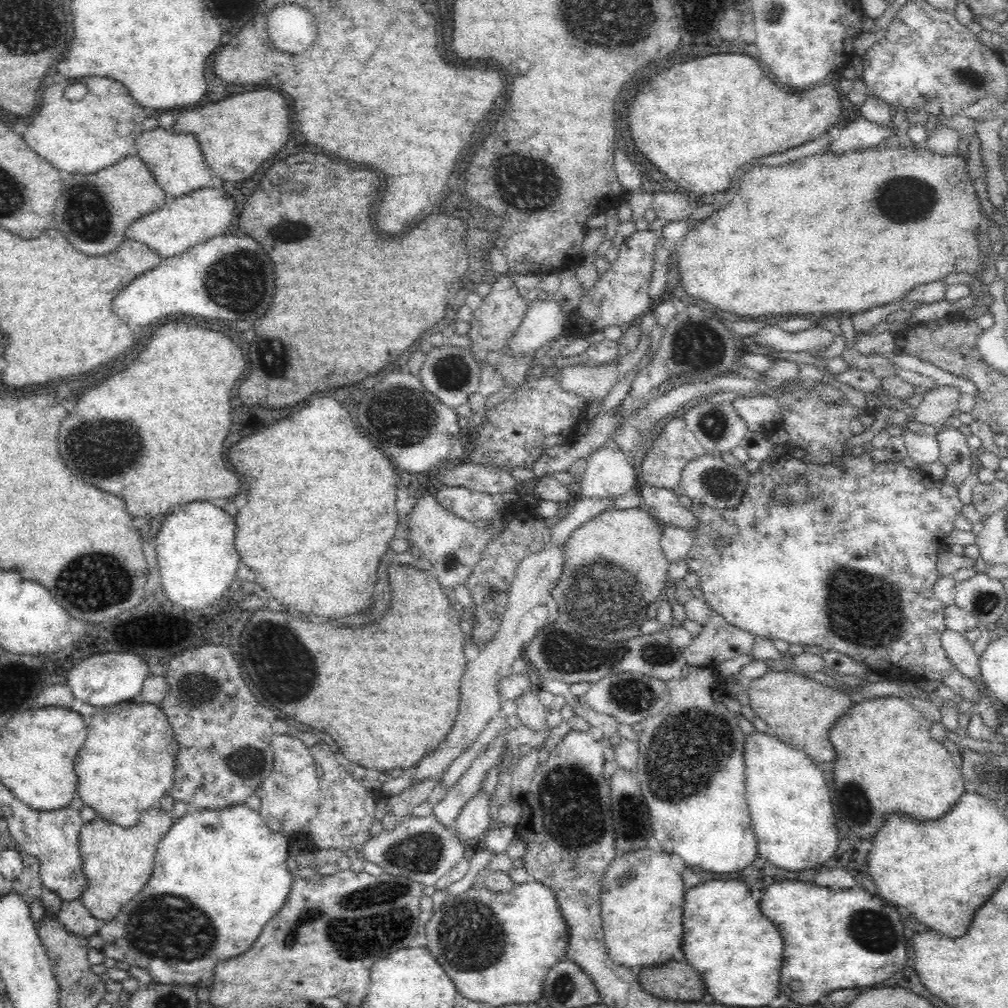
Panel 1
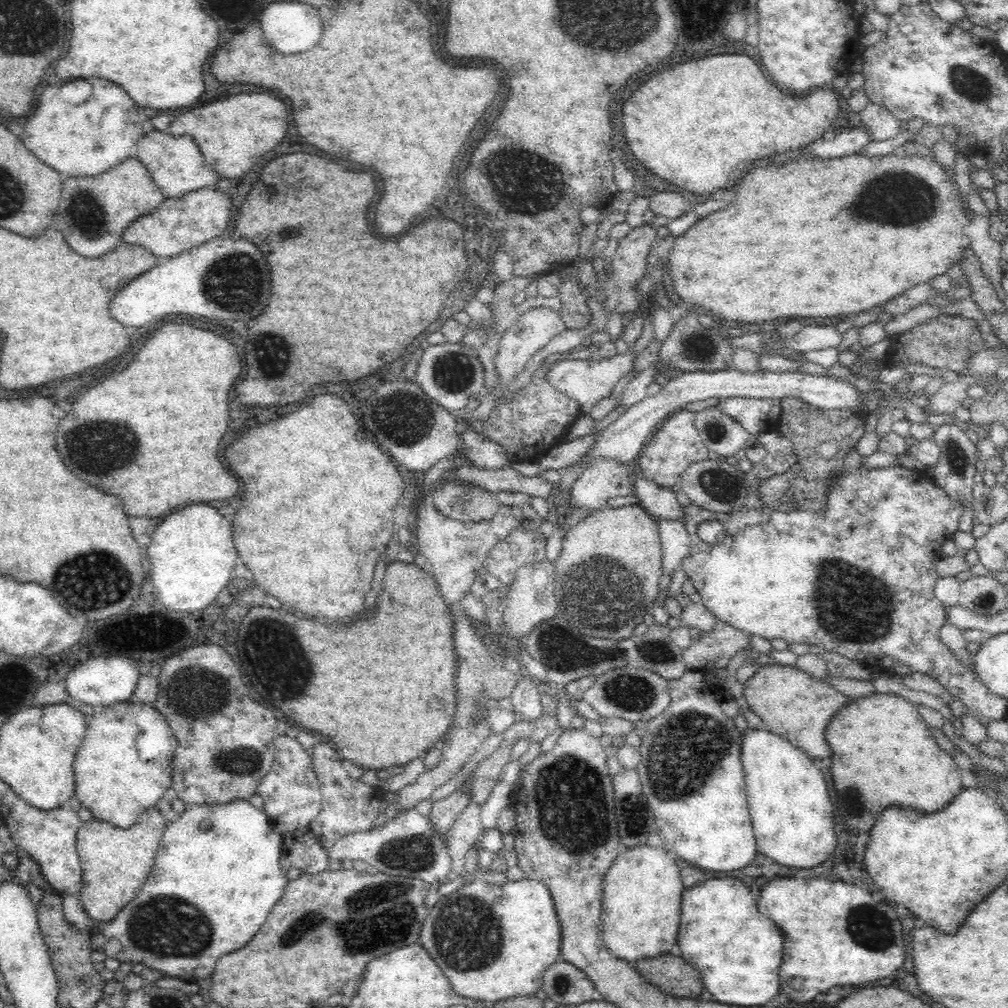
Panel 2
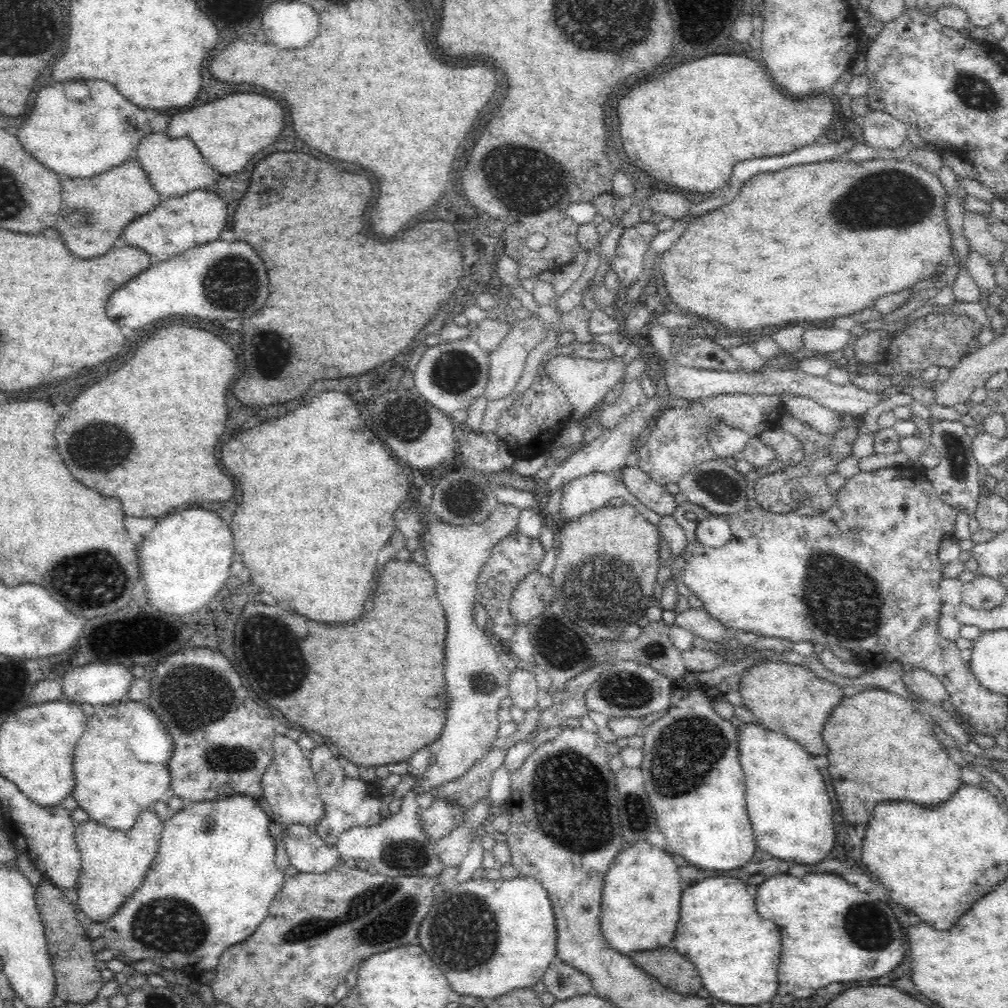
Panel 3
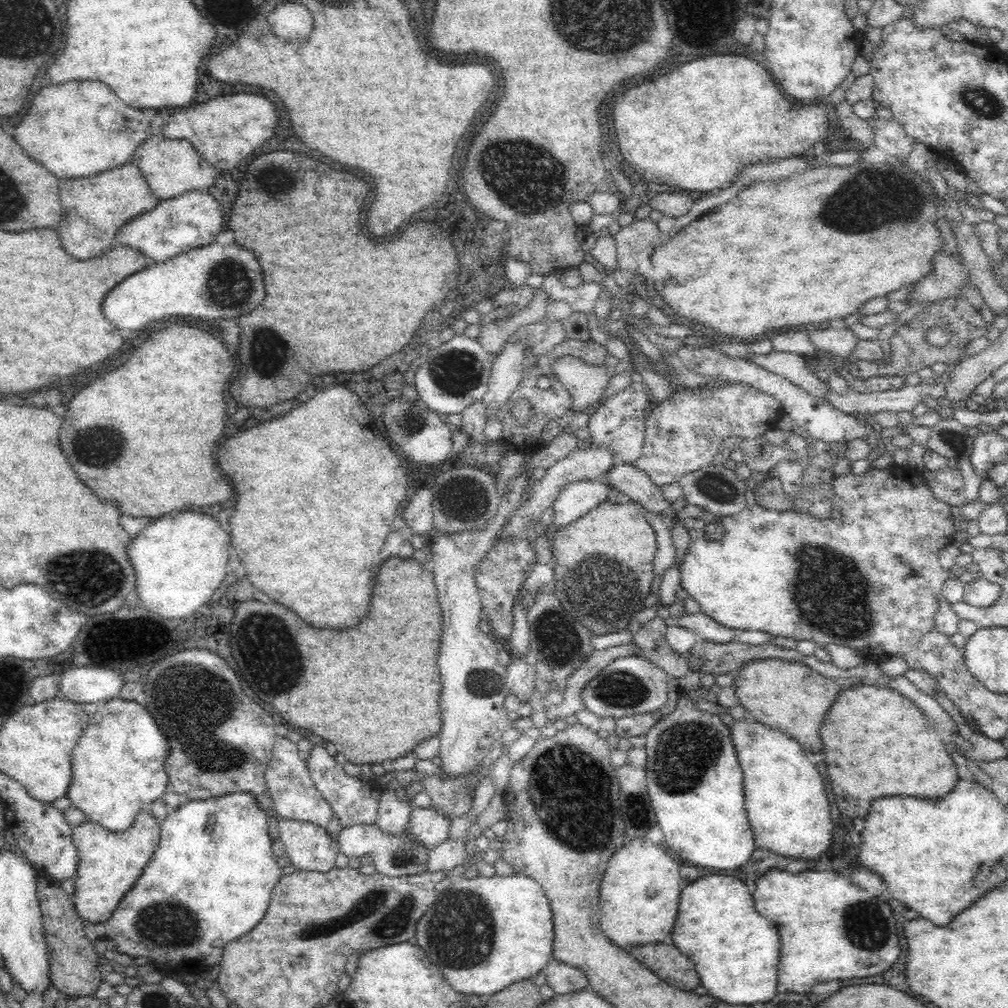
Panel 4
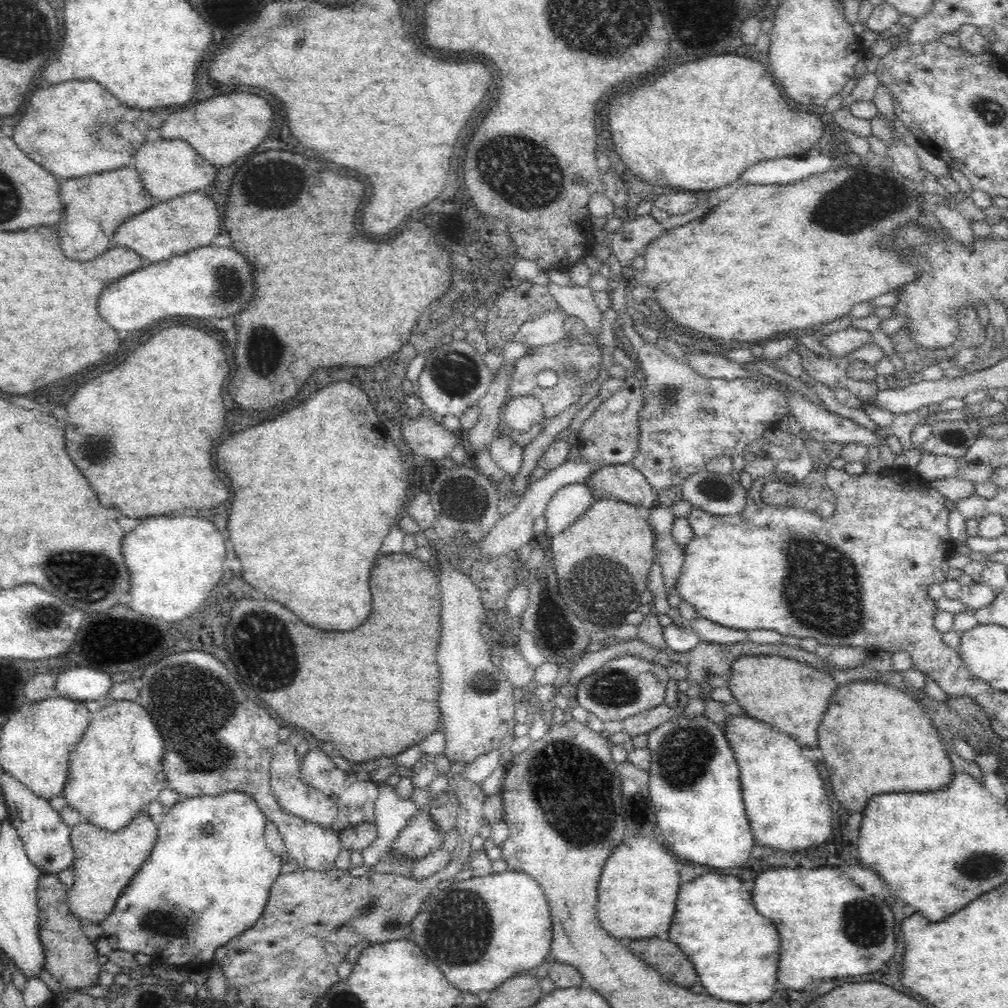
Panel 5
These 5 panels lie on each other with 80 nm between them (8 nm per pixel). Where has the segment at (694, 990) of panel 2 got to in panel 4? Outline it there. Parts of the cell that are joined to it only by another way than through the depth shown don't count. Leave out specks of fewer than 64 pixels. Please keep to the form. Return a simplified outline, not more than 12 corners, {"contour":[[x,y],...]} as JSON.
{"contour":[[634,944],[625,952],[680,990],[700,984],[674,944]]}

